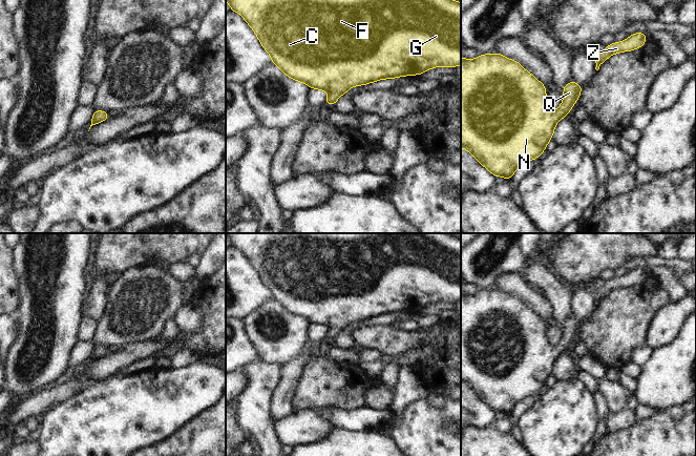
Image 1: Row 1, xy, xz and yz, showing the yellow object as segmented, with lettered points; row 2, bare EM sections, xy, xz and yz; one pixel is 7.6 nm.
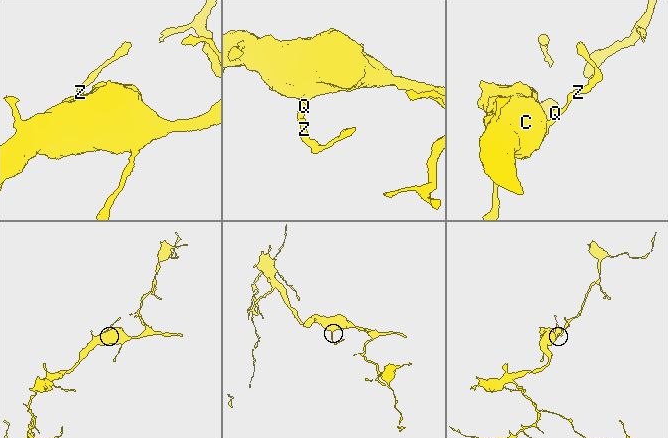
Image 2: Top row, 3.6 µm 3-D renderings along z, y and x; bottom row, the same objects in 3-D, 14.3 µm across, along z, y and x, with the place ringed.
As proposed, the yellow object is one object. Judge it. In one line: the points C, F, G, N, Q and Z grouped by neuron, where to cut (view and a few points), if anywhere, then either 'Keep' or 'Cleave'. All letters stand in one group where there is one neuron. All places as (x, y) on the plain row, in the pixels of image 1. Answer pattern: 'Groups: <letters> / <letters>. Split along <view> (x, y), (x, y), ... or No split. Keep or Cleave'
Groups: C F G N Q Z. No split. Keep.

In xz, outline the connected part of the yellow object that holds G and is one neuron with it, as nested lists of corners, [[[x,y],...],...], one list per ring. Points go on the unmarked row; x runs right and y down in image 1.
[[[226,233],[232,247],[239,248],[258,272],[261,282],[290,314],[305,318],[311,324],[323,325],[330,330],[326,340],[336,338],[351,323],[365,320],[381,314],[421,310],[437,302],[456,303],[461,299],[461,239],[448,233]]]

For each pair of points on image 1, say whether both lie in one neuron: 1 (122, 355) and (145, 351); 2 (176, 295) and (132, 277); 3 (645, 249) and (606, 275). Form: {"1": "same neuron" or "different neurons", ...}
{"1": "same neuron", "2": "same neuron", "3": "different neurons"}

